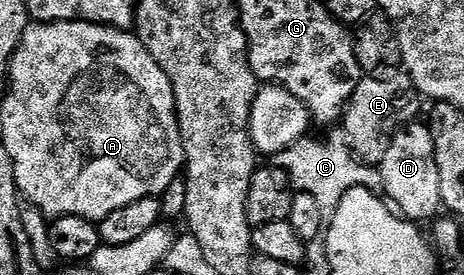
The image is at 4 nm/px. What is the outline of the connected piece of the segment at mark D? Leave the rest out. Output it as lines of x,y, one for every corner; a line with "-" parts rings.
416,120
397,129
378,169
387,201
408,221
424,224
441,213
442,184
438,180
438,160
434,156
432,131
425,123
423,126
420,120

